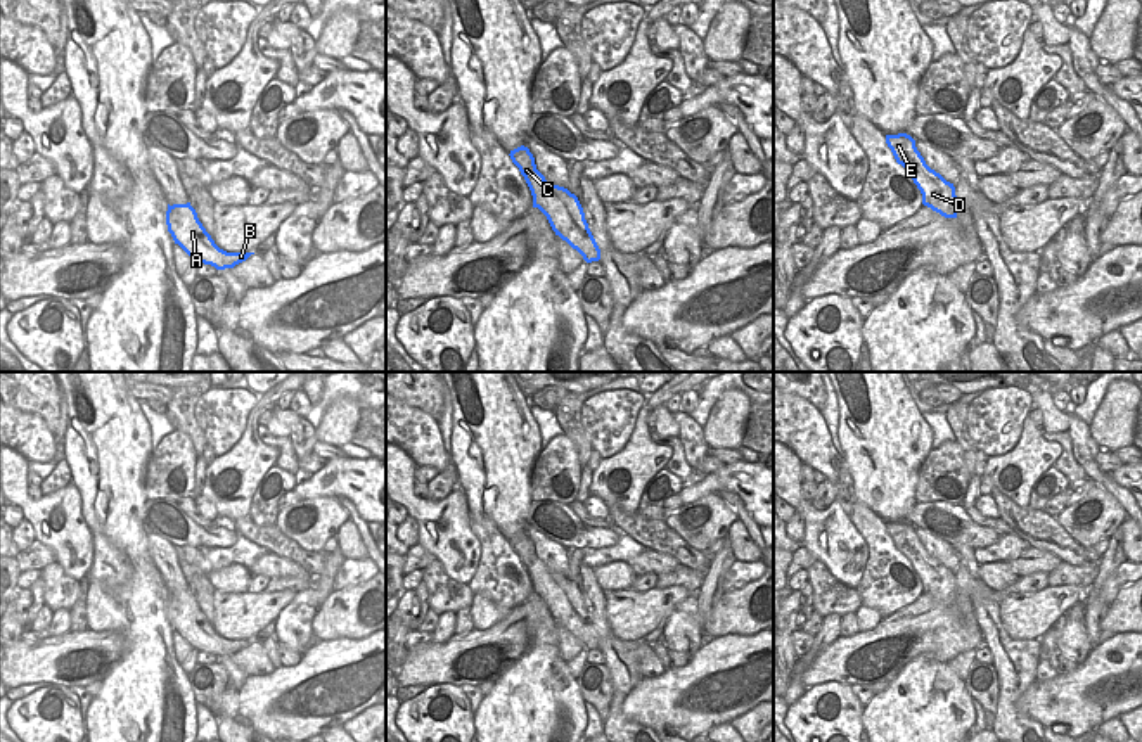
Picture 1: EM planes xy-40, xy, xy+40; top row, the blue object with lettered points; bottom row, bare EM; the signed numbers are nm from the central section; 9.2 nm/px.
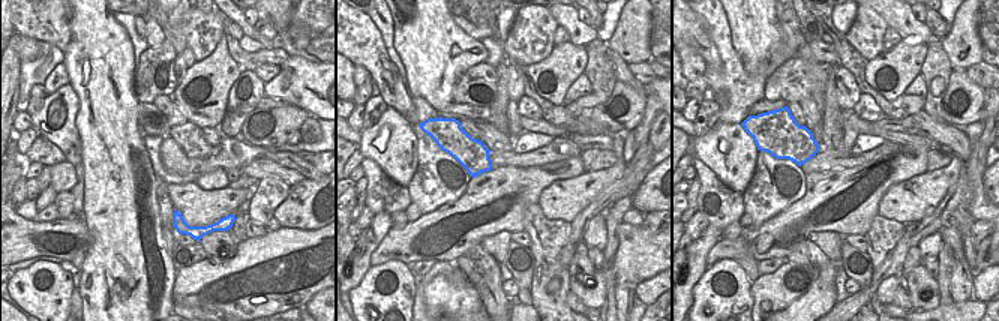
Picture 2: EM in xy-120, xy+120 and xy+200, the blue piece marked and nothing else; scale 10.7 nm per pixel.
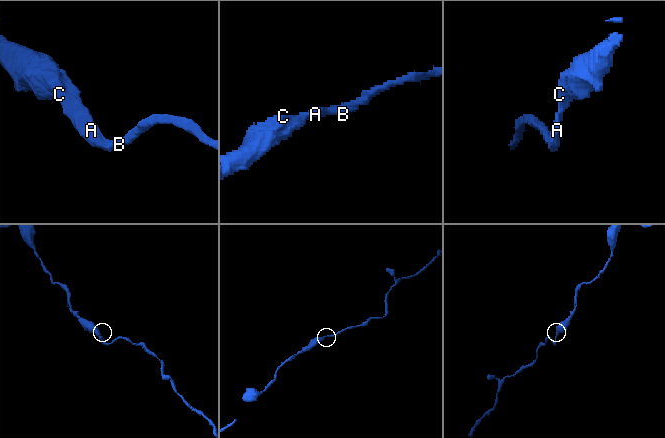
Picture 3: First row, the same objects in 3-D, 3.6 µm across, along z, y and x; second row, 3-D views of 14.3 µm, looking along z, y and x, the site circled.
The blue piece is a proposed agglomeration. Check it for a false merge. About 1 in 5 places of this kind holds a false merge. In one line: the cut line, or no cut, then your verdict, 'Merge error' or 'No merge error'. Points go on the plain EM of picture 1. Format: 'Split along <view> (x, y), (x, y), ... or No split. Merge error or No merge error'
No split. No merge error

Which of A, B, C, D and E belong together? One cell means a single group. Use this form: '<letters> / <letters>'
A B C D E

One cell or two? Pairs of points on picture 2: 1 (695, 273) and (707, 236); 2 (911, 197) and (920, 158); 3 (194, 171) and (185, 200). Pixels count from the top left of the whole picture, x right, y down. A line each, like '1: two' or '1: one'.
1: one
2: two
3: two

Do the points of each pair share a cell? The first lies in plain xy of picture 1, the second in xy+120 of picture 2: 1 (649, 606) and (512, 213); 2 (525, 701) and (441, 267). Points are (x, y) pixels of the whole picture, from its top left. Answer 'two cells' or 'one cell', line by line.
1: two cells
2: two cells

